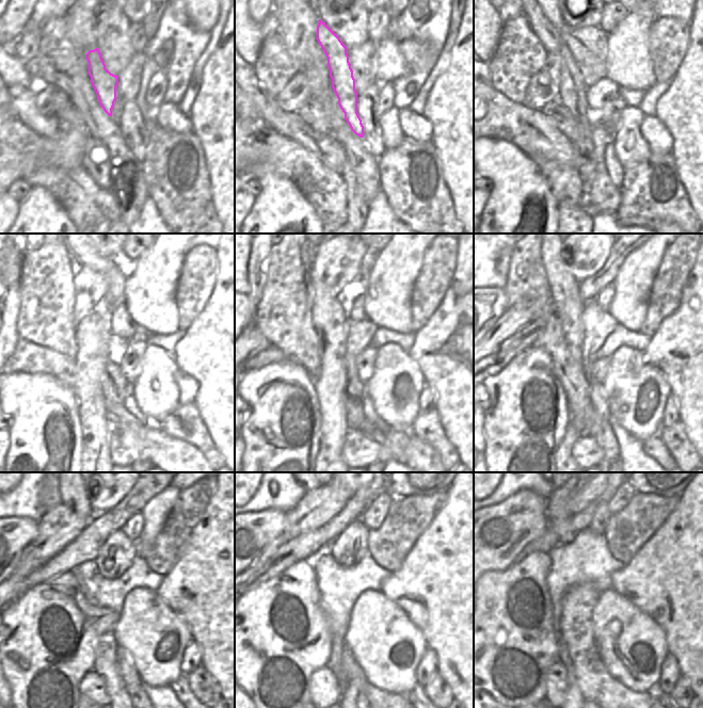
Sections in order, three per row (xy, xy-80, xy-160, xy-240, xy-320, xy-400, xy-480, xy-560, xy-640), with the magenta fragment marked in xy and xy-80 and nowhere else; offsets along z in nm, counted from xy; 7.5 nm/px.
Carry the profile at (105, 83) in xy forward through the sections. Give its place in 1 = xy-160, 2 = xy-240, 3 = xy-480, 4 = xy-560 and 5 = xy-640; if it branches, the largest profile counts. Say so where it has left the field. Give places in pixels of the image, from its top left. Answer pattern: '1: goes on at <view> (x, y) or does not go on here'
1: goes on at xy-160 (601, 195)
2: goes on at xy-240 (130, 440)
3: goes on at xy-480 (92, 686)
4: goes on at xy-560 (324, 689)
5: goes on at xy-640 (556, 674)

